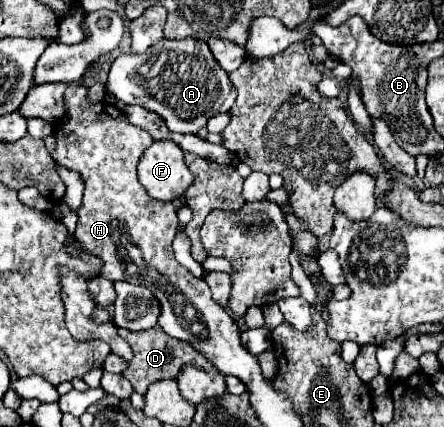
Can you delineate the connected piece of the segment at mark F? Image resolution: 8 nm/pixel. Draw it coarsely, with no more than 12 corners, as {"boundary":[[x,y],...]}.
{"boundary":[[154,141],[138,163],[150,197],[174,201],[194,175],[184,151]]}

